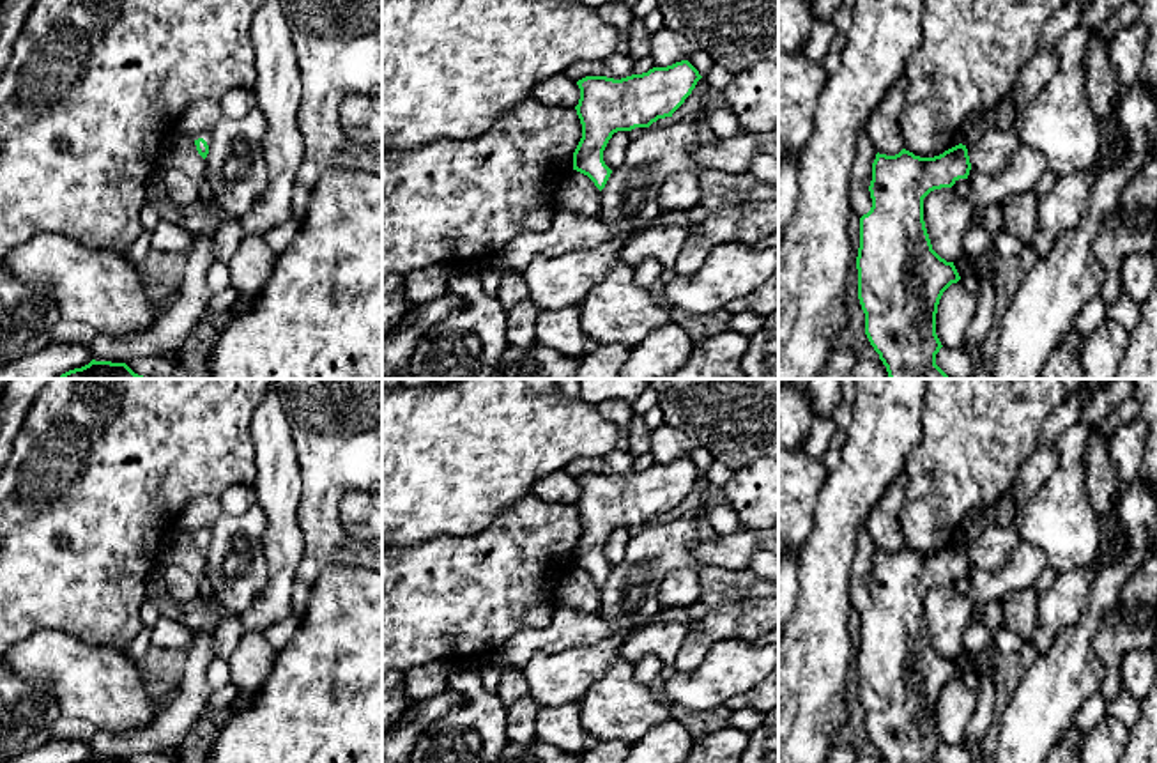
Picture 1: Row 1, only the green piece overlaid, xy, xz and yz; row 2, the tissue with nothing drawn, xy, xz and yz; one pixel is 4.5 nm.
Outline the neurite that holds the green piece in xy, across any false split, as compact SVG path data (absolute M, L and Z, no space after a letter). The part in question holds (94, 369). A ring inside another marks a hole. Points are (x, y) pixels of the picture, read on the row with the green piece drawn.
M96 361L81 368L69 370L57 379L150 379L134 374L126 363Z

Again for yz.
M962 143L934 158L920 158L906 149L895 156L877 152L872 163L872 207L860 218L858 299L865 313L865 335L890 379L950 379L936 365L936 354L943 347L936 335L936 313L943 292L961 276L954 262L932 250L923 221L923 198L968 179L969 170Z

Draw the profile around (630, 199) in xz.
M704 112L649 129L632 140L626 159L601 189L598 218L605 225L642 228L662 216L660 189L679 170L697 170L692 150L718 140Z

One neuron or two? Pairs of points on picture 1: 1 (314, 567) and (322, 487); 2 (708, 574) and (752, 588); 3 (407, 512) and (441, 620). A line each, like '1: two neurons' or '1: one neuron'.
1: one neuron
2: one neuron
3: two neurons

